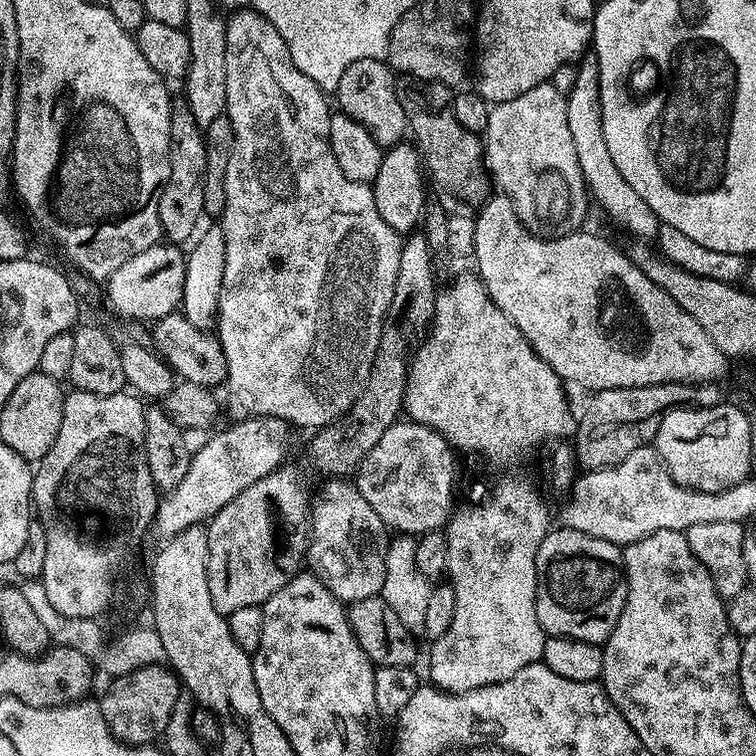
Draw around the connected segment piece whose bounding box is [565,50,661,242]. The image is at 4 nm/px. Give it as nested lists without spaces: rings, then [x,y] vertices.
[[[589,50],[580,58],[578,77],[574,88],[566,94],[566,116],[569,123],[570,138],[573,139],[575,154],[582,168],[584,182],[588,185],[589,193],[593,199],[601,202],[609,216],[618,222],[630,235],[636,236],[641,241],[648,242],[657,235],[660,221],[657,219],[650,206],[642,201],[626,178],[618,171],[618,166],[610,158],[610,150],[606,147],[606,138],[602,134],[600,75],[598,74],[598,58],[595,51]]]

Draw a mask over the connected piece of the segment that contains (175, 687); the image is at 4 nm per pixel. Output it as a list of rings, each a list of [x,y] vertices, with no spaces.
[[[163,663],[146,664],[125,676],[115,677],[111,683],[99,701],[102,718],[106,718],[116,739],[129,746],[155,745],[163,737],[175,706],[182,699],[179,676]]]

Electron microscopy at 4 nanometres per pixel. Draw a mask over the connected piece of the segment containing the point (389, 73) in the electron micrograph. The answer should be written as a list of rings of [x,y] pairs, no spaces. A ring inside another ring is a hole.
[[[358,58],[351,66],[346,66],[346,74],[342,74],[334,93],[339,111],[345,112],[350,118],[362,122],[366,130],[380,144],[381,149],[393,148],[409,135],[410,129],[406,110],[402,102],[398,102],[396,82],[398,76],[384,60],[374,58]]]

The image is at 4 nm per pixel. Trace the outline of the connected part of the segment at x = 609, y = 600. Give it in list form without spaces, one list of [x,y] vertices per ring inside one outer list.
[[[556,526],[542,542],[536,559],[536,613],[548,636],[565,636],[604,645],[624,609],[628,579],[624,577],[624,554],[619,544],[582,534],[573,528]]]

